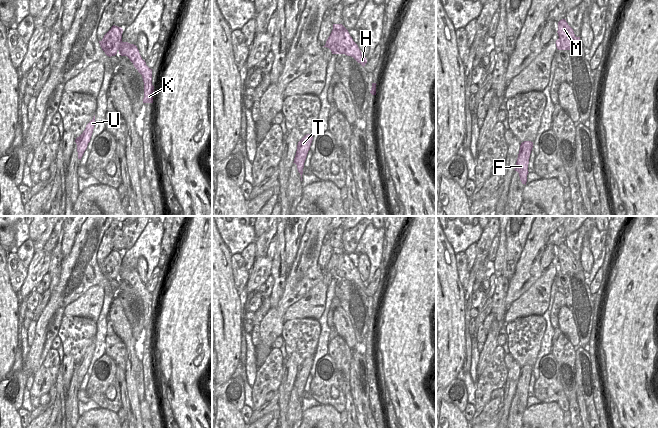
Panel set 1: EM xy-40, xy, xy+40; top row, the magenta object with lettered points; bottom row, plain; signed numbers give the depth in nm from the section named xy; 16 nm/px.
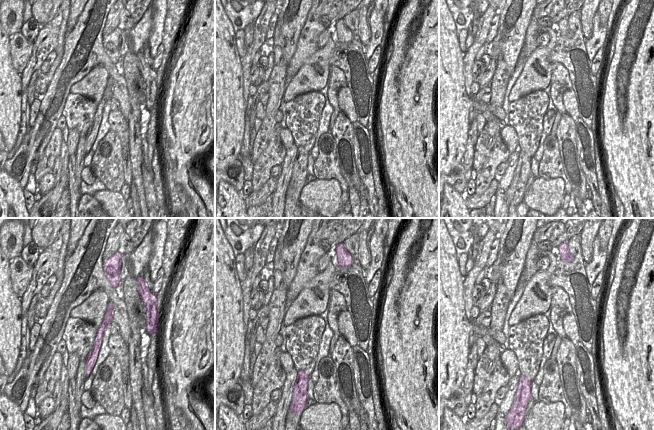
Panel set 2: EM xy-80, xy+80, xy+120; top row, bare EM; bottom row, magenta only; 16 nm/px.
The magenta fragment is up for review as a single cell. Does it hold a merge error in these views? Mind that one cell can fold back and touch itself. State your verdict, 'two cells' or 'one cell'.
two cells

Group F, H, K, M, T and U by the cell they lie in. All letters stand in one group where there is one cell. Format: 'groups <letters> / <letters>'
groups F T U / H K M

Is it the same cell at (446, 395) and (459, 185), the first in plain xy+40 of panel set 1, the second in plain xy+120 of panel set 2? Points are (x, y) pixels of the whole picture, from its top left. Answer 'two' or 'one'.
one

